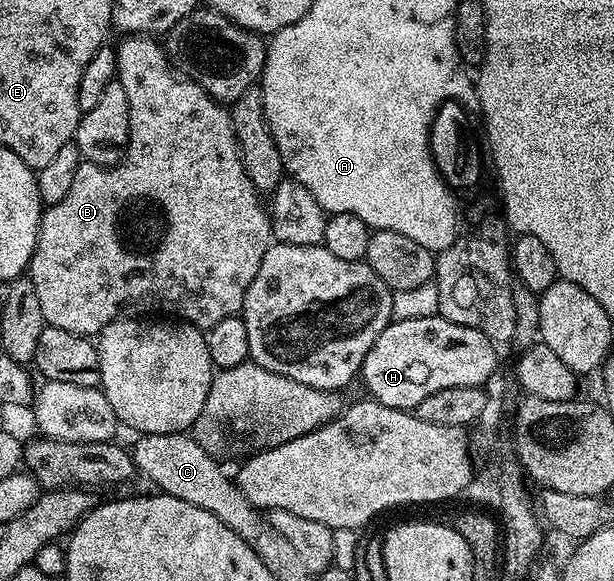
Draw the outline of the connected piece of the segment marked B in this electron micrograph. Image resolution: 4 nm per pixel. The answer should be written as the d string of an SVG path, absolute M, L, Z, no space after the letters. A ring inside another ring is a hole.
M133 34L123 41L121 46L115 47L116 76L122 88L126 88L126 100L130 100L128 149L115 166L95 166L92 162L81 161L78 172L74 172L74 184L70 184L66 200L58 200L58 204L47 207L40 217L36 251L28 264L27 273L34 289L38 291L38 304L42 307L45 323L54 328L66 328L66 332L96 336L106 328L106 324L125 316L171 316L199 326L206 332L211 326L218 324L218 320L237 317L243 311L246 288L250 288L250 280L258 276L262 256L266 256L268 247L274 242L272 216L269 207L260 203L261 191L250 180L244 161L240 158L240 145L229 107L211 98L197 82L182 80L168 61L165 47L161 43L159 46L155 37Z

